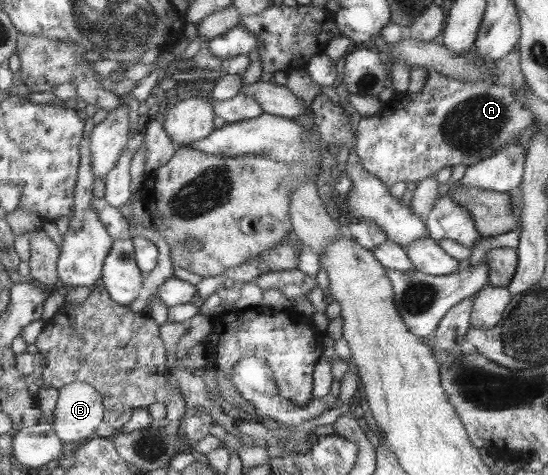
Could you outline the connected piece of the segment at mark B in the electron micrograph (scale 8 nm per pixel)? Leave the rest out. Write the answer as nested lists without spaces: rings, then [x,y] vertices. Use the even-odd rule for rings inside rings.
[[[72,382],[59,389],[53,426],[65,443],[95,438],[105,418],[103,395],[86,382]]]

